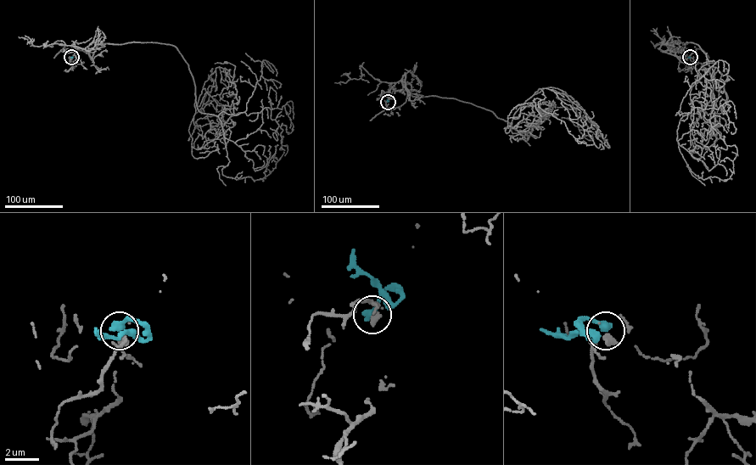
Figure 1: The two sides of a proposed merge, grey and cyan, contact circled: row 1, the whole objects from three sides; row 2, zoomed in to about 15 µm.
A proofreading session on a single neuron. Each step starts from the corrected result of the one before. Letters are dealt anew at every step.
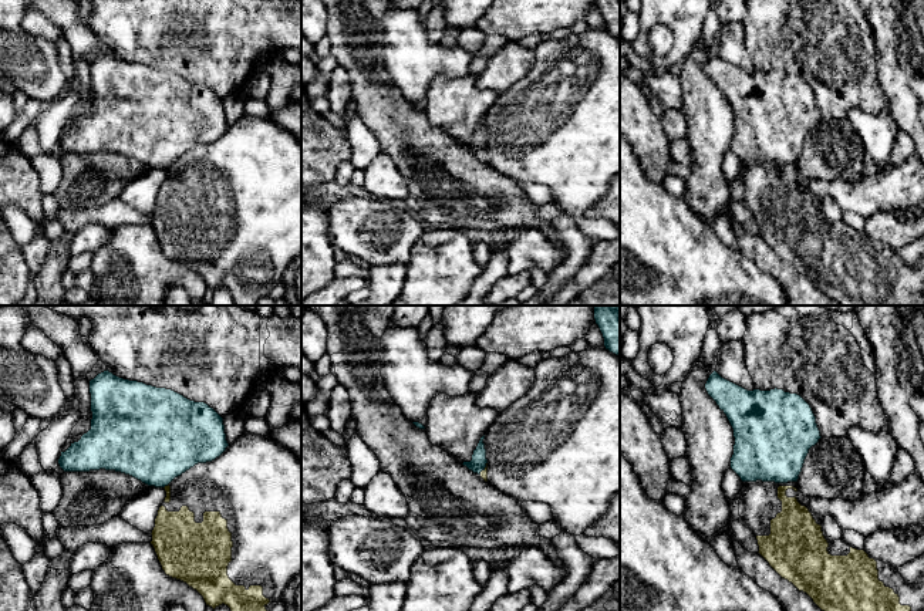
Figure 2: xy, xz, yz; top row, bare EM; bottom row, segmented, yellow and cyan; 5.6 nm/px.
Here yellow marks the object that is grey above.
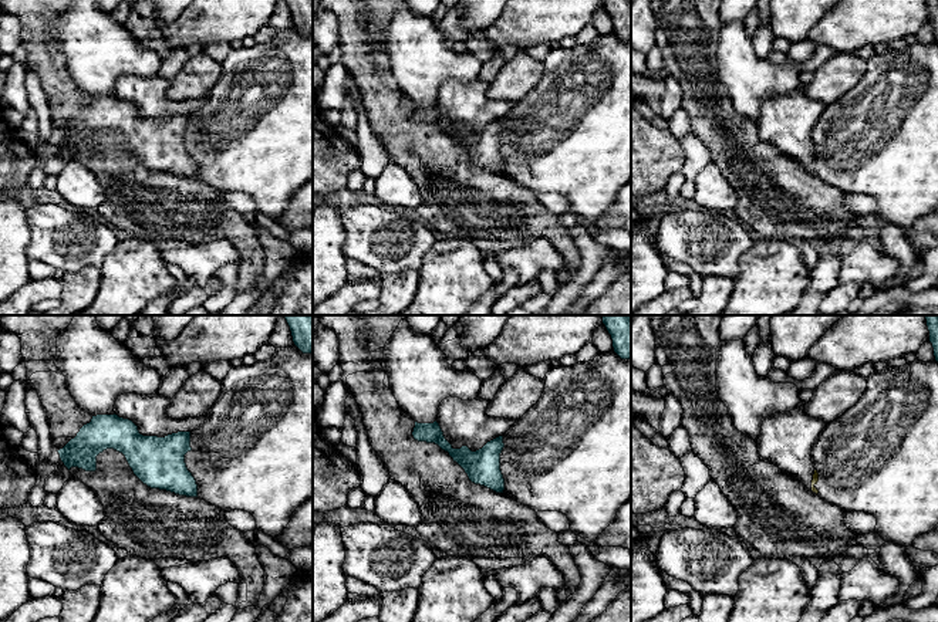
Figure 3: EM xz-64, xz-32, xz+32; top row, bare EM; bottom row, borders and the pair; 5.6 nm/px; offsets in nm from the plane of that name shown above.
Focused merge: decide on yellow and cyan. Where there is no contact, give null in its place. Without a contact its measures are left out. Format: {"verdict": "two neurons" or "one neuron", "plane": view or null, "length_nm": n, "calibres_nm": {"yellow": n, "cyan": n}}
{"verdict": "two neurons", "plane": "xz", "length_nm": 80, "calibres_nm": {"yellow": 50, "cyan": 90}}

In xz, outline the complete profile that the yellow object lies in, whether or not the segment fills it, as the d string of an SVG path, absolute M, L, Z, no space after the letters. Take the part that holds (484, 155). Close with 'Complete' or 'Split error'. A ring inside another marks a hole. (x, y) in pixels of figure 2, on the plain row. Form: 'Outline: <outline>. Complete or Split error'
Outline: M589 28L586 33L571 34L562 40L543 40L534 48L534 55L534 64L530 71L506 92L500 94L485 115L483 125L488 145L480 153L480 159L522 185L543 183L549 186L552 189L553 203L556 203L563 213L580 217L607 195L610 183L620 175L620 37L610 34L606 28Z. Split error

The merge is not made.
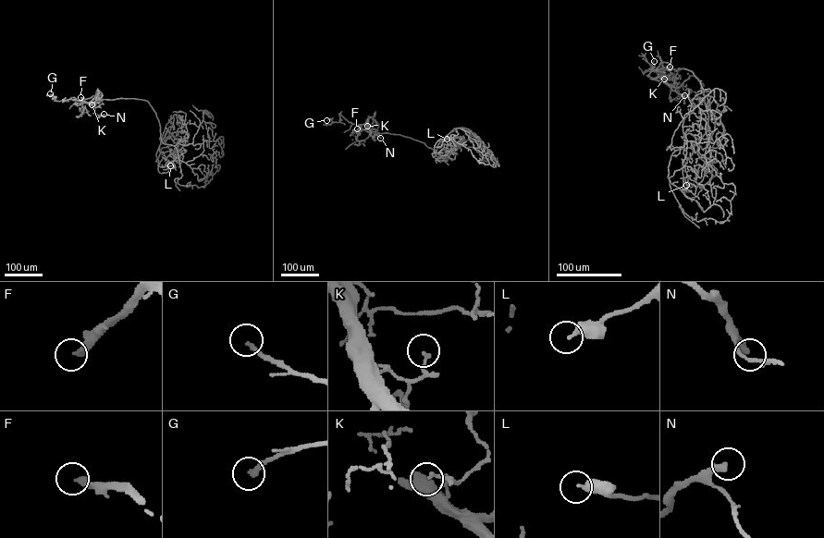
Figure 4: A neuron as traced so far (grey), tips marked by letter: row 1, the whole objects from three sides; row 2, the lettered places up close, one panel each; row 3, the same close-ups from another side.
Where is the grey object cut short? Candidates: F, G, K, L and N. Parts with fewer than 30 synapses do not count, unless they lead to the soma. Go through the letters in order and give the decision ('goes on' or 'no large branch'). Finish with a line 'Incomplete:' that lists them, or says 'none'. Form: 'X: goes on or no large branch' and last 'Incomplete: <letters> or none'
F: goes on
G: no large branch
K: no large branch
L: no large branch
N: goes on
Incomplete: F, N

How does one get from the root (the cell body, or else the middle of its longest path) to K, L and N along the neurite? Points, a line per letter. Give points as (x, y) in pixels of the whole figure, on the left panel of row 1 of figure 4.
K: (157, 117), (143, 100), (100, 99), (93, 108), (92, 104)
L: (157, 117), (160, 133), (155, 155), (158, 171), (166, 172), (174, 167), (170, 165)
N: (157, 117), (147, 102), (134, 98), (99, 99), (92, 107), (98, 116), (104, 114)

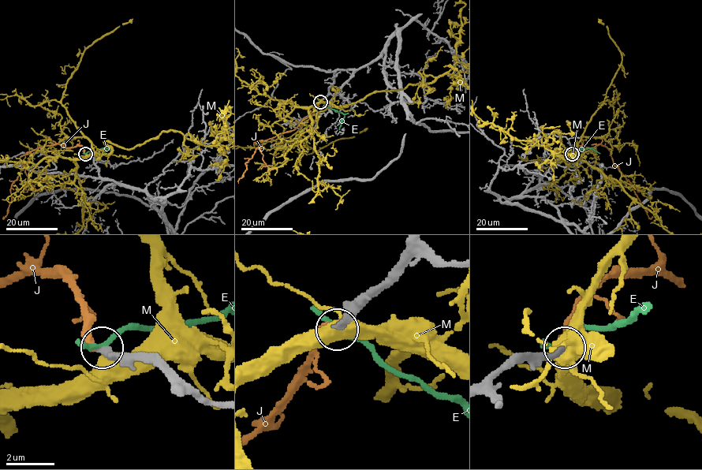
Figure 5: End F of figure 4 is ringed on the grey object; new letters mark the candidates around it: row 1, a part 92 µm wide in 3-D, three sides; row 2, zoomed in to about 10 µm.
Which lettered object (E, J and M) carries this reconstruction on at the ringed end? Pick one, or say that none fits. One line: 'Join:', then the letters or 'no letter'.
Join: no letter

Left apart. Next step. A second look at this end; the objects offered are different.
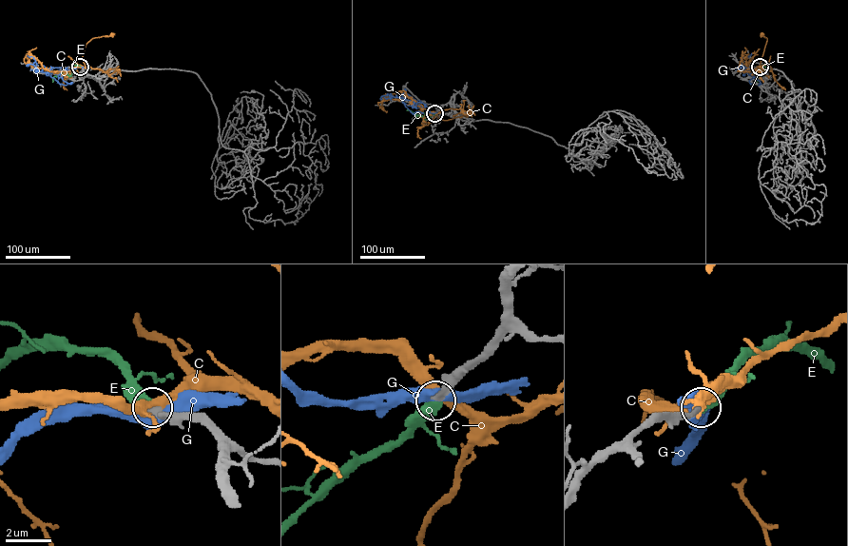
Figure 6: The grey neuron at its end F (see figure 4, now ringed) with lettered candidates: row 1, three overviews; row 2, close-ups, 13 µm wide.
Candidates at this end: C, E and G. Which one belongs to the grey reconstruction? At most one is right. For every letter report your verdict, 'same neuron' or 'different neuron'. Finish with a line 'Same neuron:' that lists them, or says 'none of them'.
C: different neuron
E: same neuron
G: different neuron
Same neuron: E

